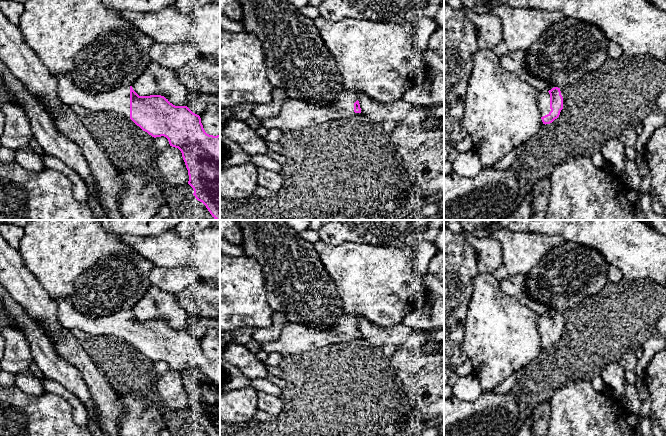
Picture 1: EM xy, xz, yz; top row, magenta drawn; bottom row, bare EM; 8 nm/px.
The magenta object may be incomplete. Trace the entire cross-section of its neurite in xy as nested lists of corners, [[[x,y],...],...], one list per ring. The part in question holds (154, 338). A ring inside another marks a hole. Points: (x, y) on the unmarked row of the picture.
[[[65,298],[55,299],[58,307],[60,324],[68,330],[80,330],[91,335],[114,337],[131,343],[143,355],[152,361],[164,360],[170,370],[178,372],[188,394],[188,408],[193,412],[193,419],[202,426],[209,436],[220,436],[220,359],[213,360],[205,356],[199,339],[193,337],[187,330],[175,330],[161,319],[139,320],[132,310],[122,310],[107,316],[83,314],[76,310],[74,305]]]

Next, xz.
[[[345,313],[329,329],[310,328],[288,322],[280,337],[274,342],[261,344],[261,349],[282,356],[297,355],[333,344],[335,340],[352,340],[354,337],[361,337],[357,315]]]

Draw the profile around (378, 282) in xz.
[[[320,240],[314,247],[340,292],[347,314],[363,316],[378,326],[393,327],[402,324],[421,305],[426,286],[414,270],[414,249],[357,242],[329,245]]]

